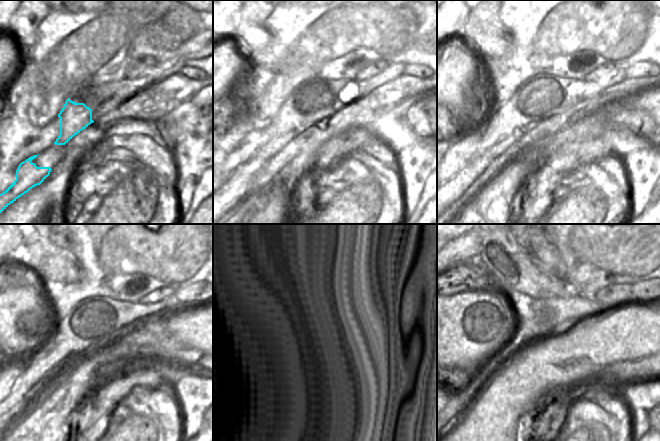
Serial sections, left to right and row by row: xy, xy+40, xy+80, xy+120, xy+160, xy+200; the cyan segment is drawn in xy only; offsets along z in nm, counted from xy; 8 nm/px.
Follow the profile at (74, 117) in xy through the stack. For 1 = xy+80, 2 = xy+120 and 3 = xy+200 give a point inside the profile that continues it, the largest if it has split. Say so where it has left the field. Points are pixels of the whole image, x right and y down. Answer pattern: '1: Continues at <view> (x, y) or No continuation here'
1: Continues at xy+80 (505, 125)
2: Continues at xy+120 (68, 341)
3: Continues at xy+200 (459, 400)

